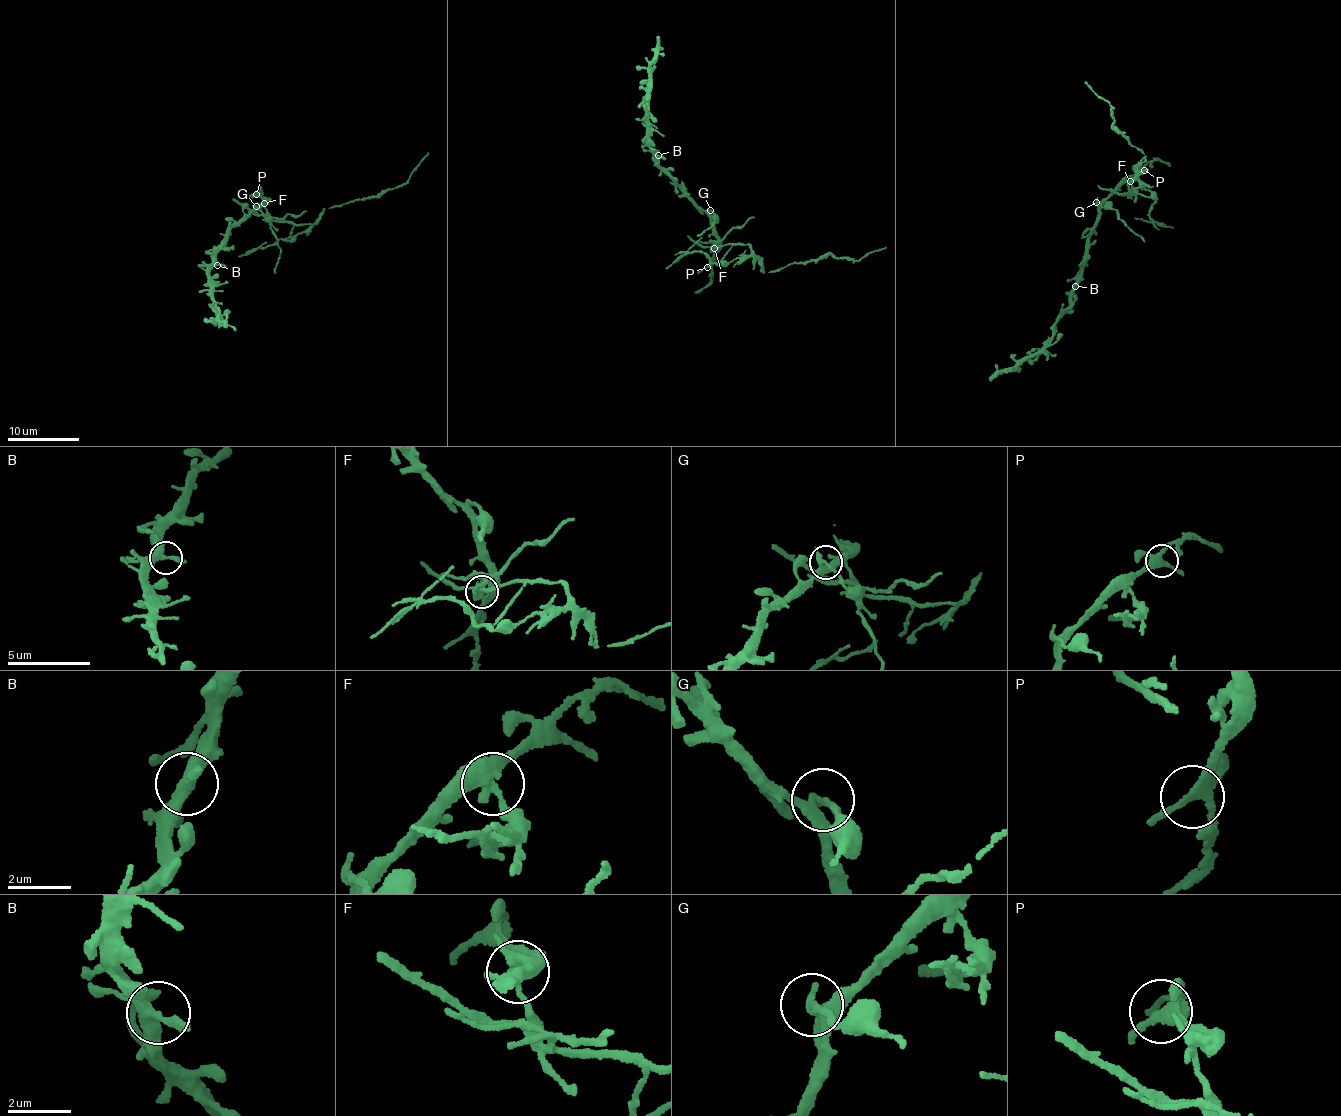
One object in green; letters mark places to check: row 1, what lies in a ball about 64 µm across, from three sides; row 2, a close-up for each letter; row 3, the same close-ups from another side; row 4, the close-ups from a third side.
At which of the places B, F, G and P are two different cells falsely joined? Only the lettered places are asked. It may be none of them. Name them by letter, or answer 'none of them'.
F, G

